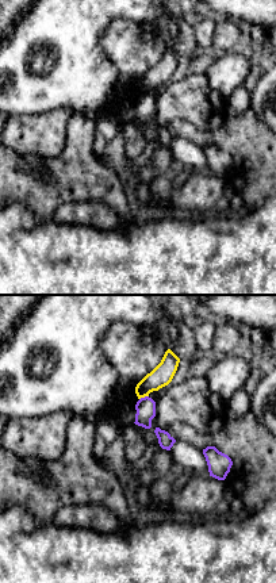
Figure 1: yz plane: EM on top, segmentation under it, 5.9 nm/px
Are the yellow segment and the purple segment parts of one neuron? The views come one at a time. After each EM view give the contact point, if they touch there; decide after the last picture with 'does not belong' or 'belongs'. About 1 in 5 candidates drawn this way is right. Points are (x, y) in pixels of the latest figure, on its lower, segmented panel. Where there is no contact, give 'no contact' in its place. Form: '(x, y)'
(144, 397)

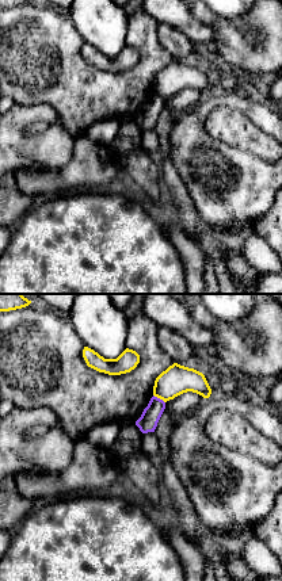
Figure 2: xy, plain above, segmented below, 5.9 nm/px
(159, 397)

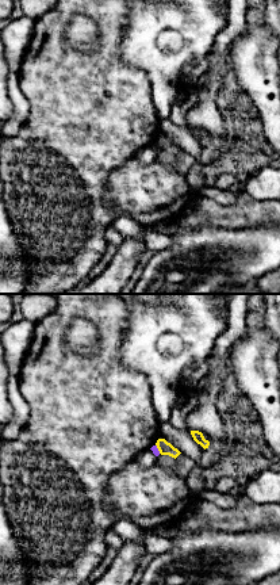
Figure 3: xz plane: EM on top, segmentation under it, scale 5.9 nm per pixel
(157, 447)

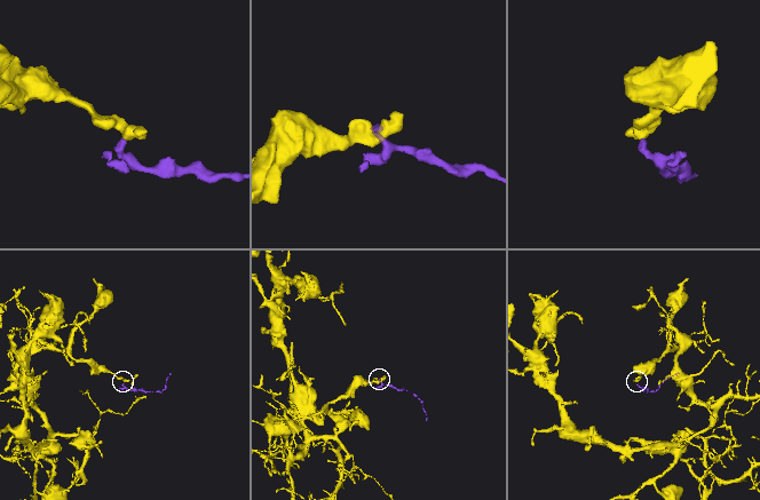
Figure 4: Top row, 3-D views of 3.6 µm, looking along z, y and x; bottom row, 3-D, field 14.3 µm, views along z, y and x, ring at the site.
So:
does not belong

